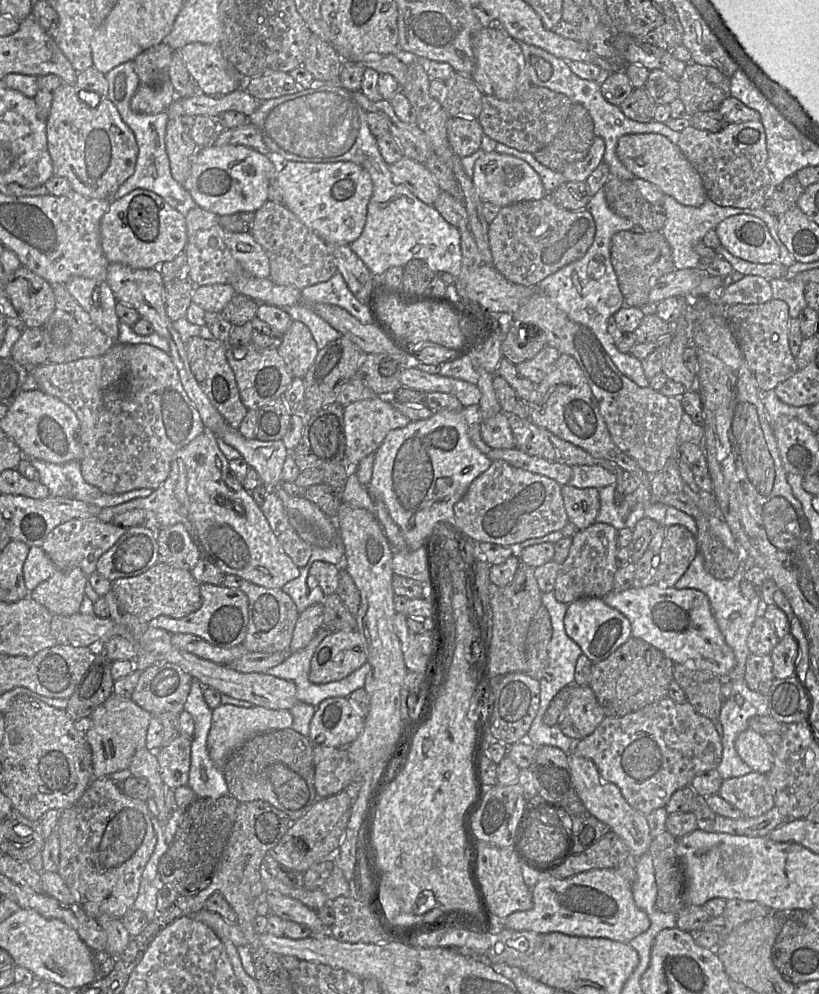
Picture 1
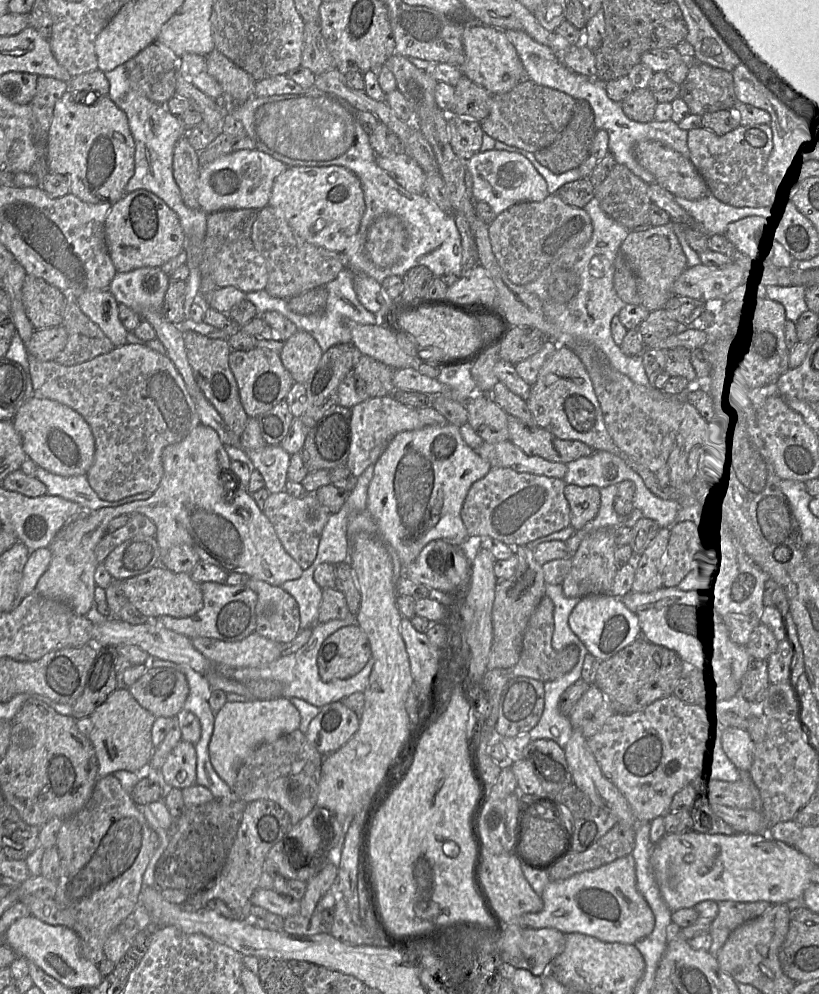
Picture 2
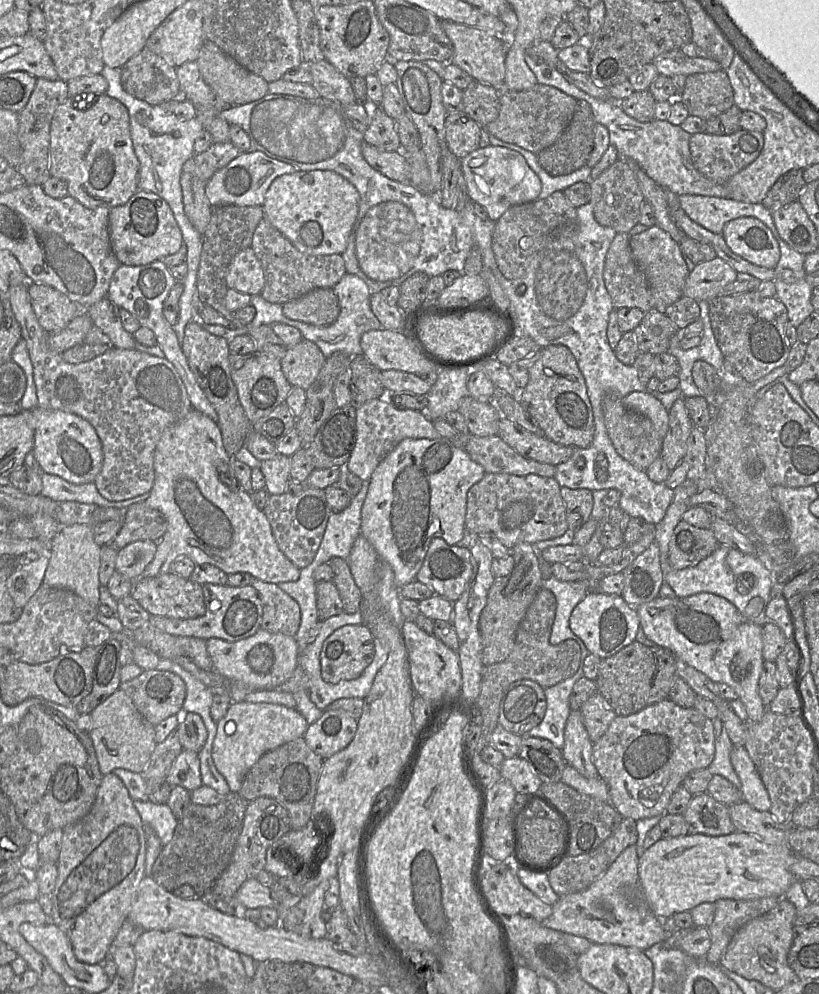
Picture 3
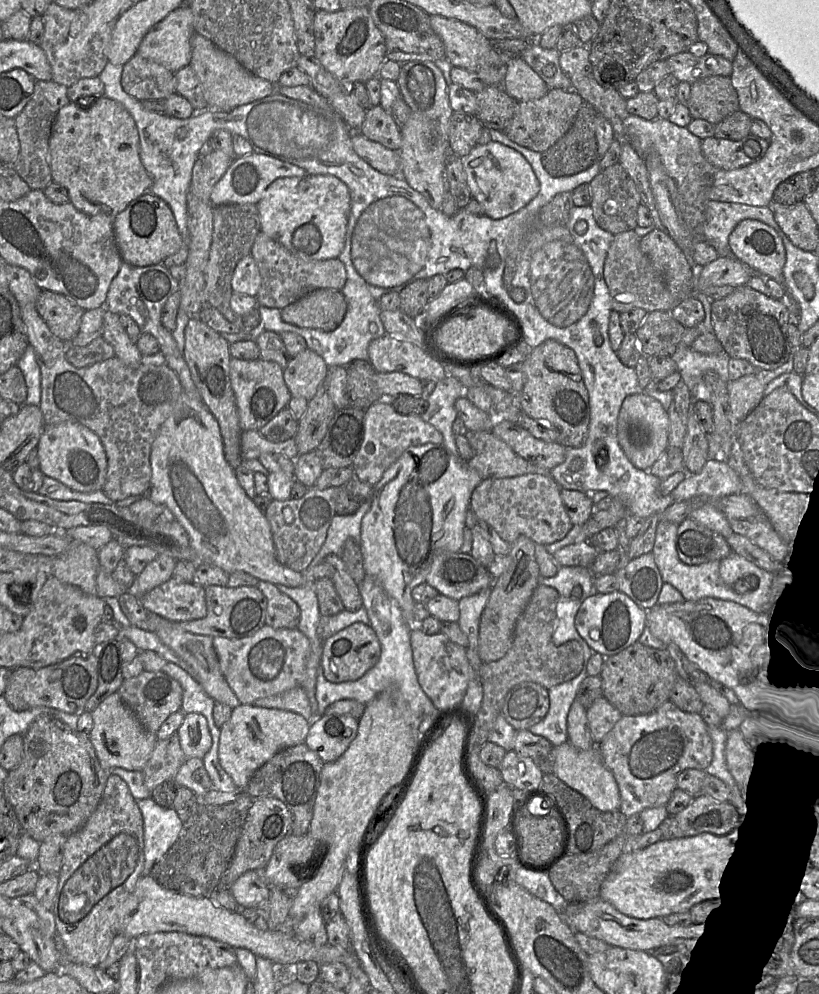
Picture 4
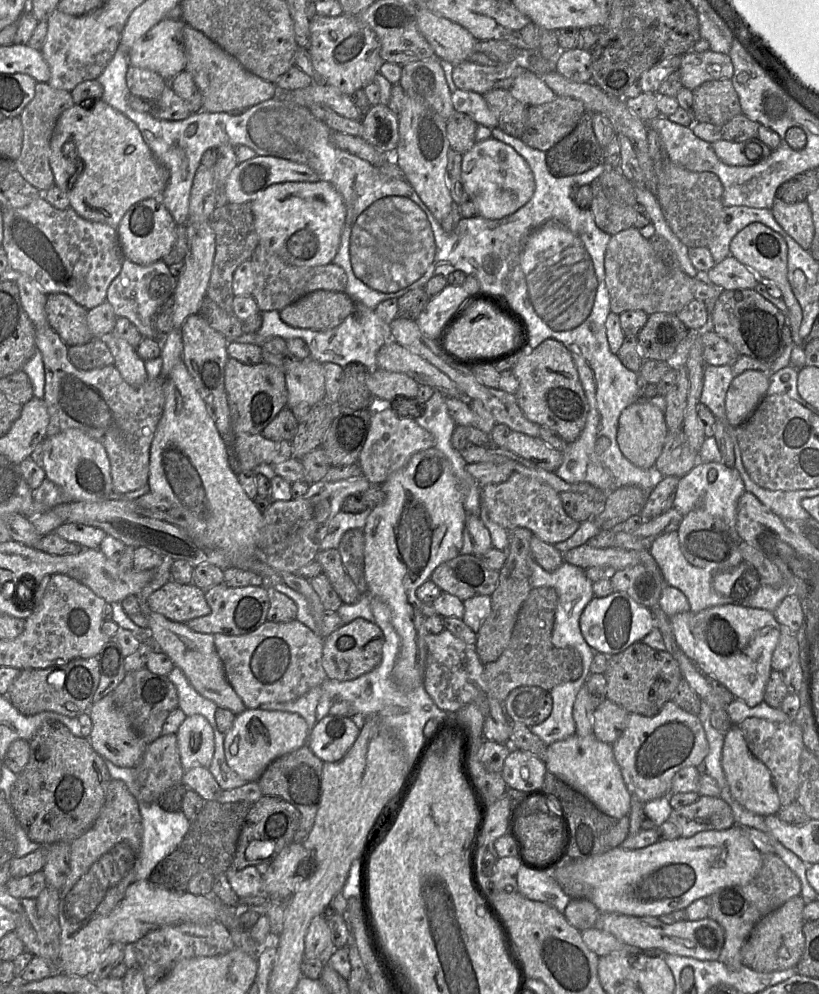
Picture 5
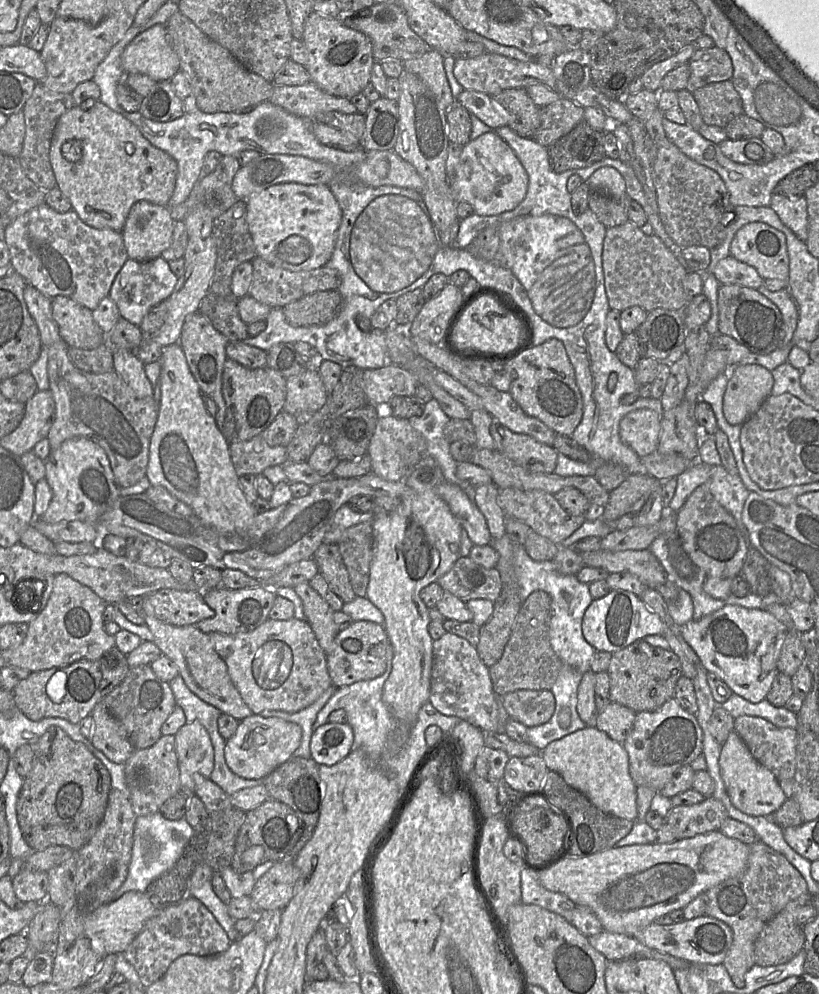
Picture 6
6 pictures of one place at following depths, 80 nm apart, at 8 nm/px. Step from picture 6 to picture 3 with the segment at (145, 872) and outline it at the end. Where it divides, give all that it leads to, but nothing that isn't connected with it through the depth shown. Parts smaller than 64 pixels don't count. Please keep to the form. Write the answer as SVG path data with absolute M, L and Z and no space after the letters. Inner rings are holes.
M135 800L134 806L144 825L155 832L163 846L166 845L171 840L178 821L168 805L149 800Z

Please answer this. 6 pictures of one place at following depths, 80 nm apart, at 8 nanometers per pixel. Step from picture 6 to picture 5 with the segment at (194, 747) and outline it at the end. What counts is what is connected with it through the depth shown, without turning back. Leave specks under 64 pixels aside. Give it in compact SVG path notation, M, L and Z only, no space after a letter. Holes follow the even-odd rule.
M202 715L187 716L176 732L177 747L184 771L195 767L209 768L214 753L214 733L207 719Z

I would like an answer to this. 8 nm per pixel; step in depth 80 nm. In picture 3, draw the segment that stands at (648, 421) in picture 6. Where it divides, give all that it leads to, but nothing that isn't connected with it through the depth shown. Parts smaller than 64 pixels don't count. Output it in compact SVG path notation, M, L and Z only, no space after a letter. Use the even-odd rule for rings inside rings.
M634 391L622 399L623 404L647 417L654 425L659 435L664 439L668 431L668 410L650 392Z

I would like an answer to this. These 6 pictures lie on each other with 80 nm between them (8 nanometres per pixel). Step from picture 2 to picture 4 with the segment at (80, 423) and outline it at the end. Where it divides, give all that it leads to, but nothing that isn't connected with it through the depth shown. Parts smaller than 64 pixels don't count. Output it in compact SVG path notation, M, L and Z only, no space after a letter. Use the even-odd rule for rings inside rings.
M73 422L45 425L36 448L39 468L45 476L79 492L102 490L106 479L107 457L99 437L86 426Z

